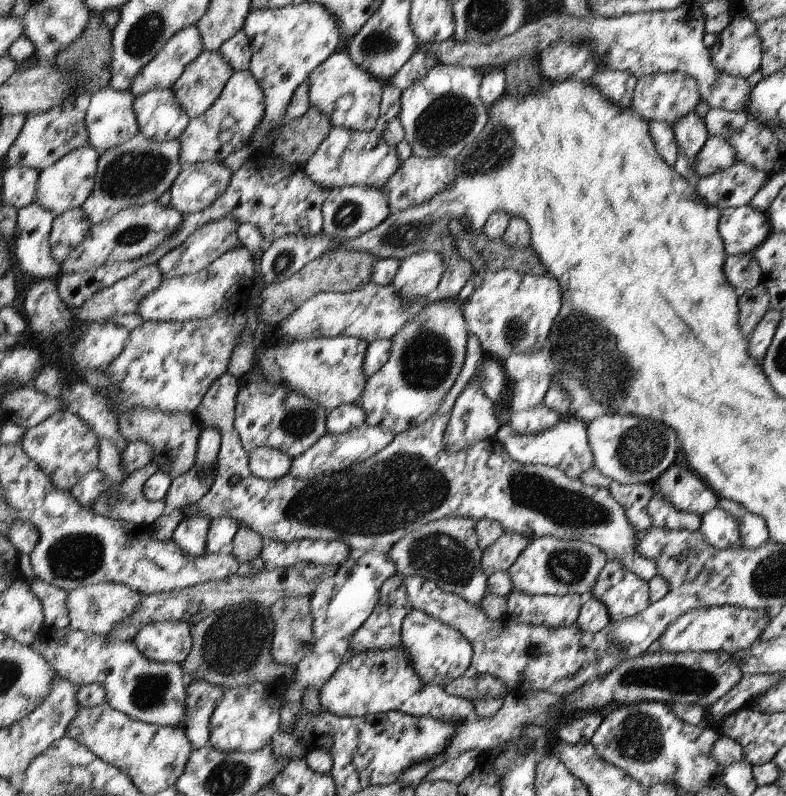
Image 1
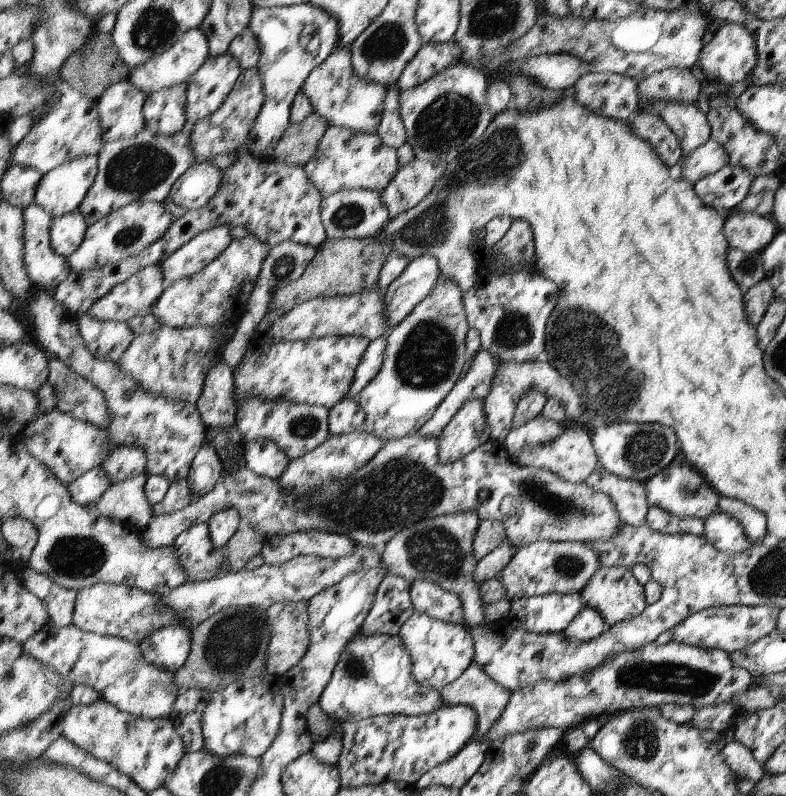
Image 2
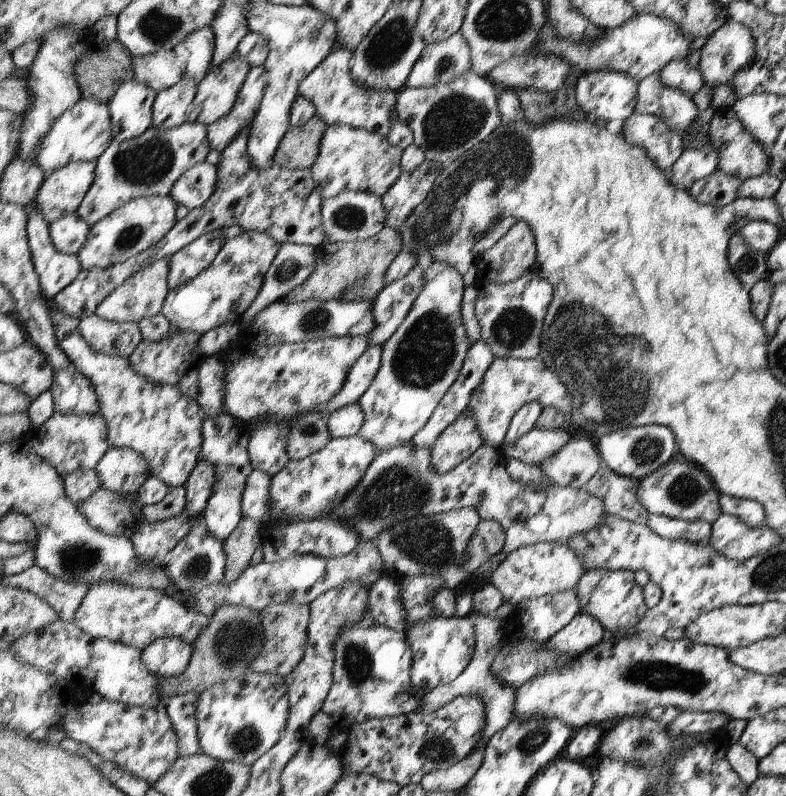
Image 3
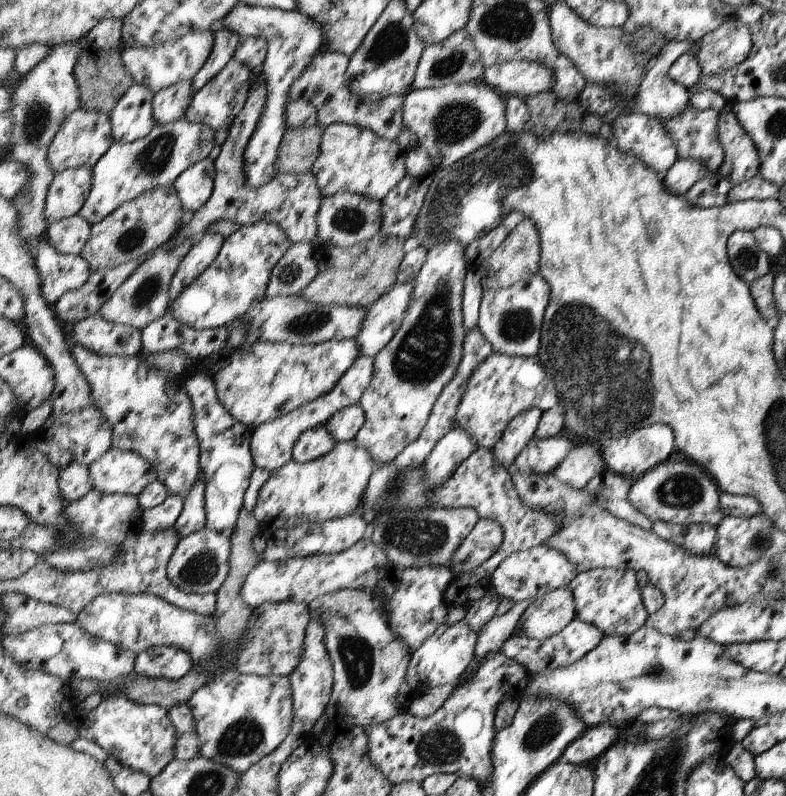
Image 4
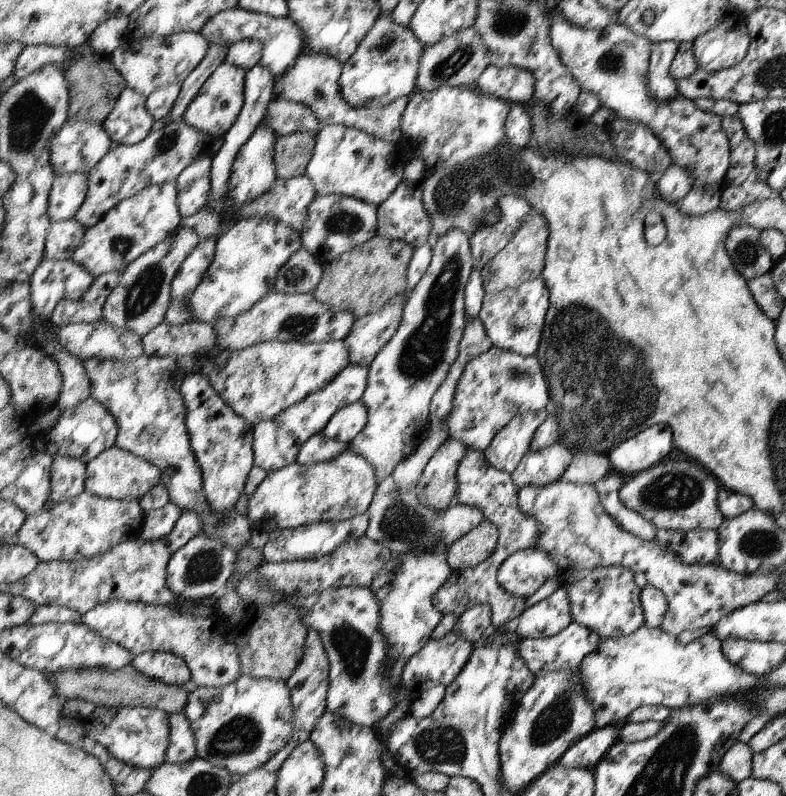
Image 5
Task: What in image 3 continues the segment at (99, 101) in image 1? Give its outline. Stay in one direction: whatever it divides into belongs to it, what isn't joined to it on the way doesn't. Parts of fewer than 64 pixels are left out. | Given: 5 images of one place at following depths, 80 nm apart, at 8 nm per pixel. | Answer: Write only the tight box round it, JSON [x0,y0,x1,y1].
[108,81,157,141]

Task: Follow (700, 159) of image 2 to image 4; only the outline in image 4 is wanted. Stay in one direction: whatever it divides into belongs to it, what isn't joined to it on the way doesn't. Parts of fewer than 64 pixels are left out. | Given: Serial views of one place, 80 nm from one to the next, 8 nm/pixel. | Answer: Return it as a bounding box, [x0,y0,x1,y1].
[663,160,708,196]

